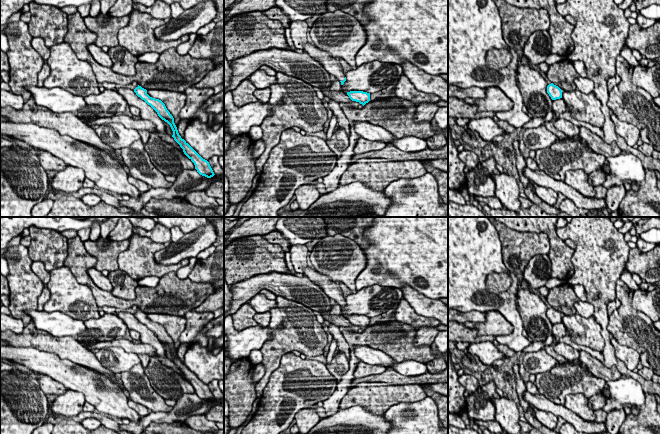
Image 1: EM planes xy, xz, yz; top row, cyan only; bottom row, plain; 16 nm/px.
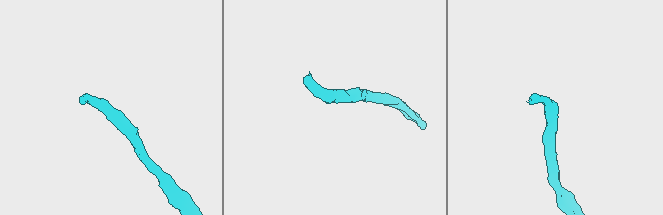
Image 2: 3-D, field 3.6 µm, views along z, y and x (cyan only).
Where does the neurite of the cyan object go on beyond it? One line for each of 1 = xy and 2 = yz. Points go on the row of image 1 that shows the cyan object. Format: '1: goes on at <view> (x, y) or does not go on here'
1: does not go on here
2: does not go on here

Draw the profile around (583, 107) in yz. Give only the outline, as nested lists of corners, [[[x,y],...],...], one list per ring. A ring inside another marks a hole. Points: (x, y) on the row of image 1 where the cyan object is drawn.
[[[578,89],[562,90],[562,99],[573,118],[603,128],[605,118],[601,111],[602,103],[596,98],[594,92],[584,94]]]

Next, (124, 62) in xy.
[[[117,45],[108,50],[113,66],[112,71],[125,76],[136,74],[135,65],[139,62],[138,57],[132,55],[125,47]]]

